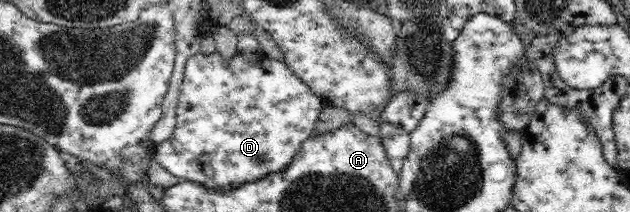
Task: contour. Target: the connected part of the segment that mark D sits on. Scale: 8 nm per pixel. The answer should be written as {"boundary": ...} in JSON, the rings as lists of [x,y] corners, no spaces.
{"boundary":[[[219,52],[213,54],[195,54],[187,60],[184,66],[184,78],[181,84],[181,93],[177,106],[177,124],[171,138],[156,145],[154,159],[159,161],[167,171],[171,171],[179,180],[191,181],[205,186],[209,190],[231,190],[237,186],[243,186],[247,182],[255,182],[259,178],[266,177],[271,172],[279,172],[287,168],[287,164],[293,161],[297,152],[301,149],[302,142],[305,142],[314,133],[316,122],[323,107],[327,106],[318,94],[313,93],[284,61],[271,60],[263,53],[238,52],[227,61]]]}

